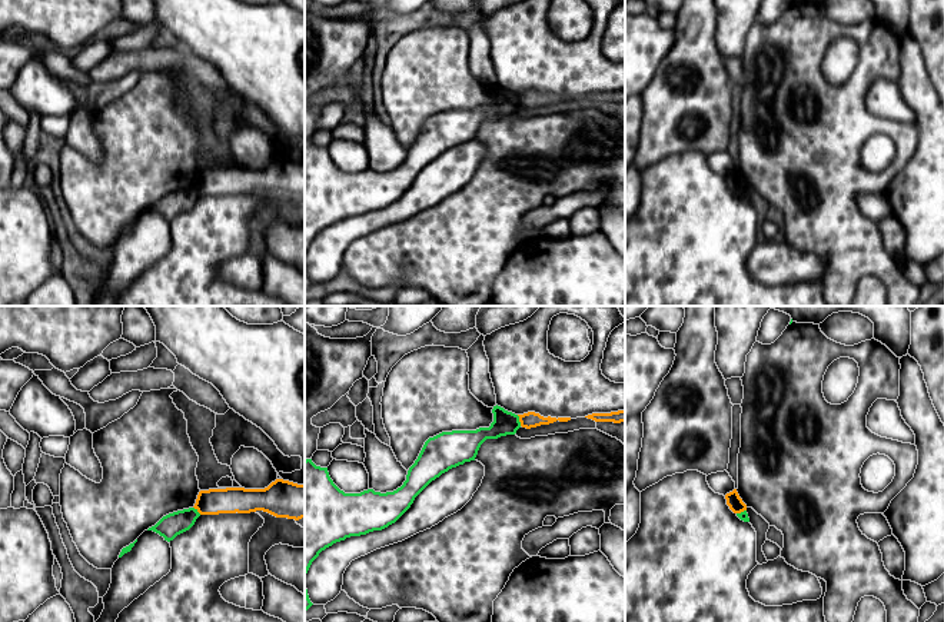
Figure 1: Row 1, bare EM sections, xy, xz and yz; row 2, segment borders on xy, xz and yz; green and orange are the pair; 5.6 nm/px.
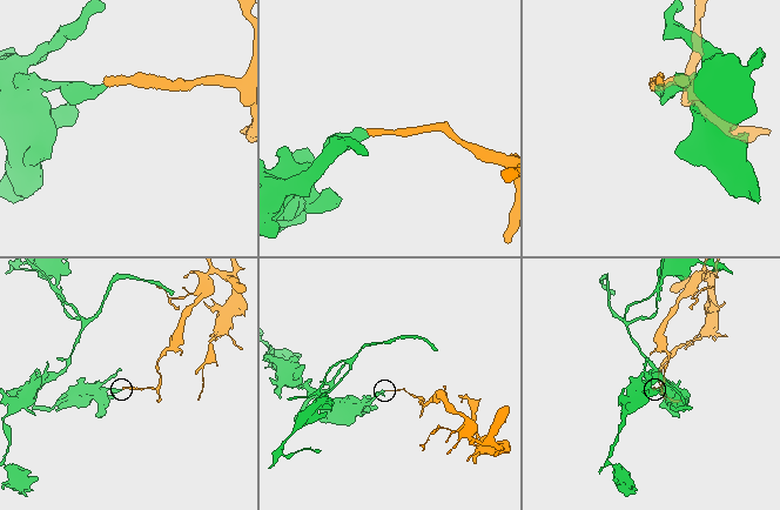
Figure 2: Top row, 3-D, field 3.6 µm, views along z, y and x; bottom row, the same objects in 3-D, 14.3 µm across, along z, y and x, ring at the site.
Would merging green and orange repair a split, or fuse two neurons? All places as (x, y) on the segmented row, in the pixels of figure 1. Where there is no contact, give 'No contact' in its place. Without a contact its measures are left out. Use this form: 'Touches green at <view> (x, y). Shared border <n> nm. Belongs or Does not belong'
Touches green at xz (518, 421). Shared border 70 nm. Does not belong

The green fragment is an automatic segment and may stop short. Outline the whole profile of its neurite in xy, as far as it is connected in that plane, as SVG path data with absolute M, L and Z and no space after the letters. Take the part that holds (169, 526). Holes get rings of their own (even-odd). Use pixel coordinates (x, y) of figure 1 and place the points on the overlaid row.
M195 508L177 510L163 516L154 526L149 528L147 530L156 532L163 536L164 540L170 542L177 535L189 530L199 516L200 513Z

